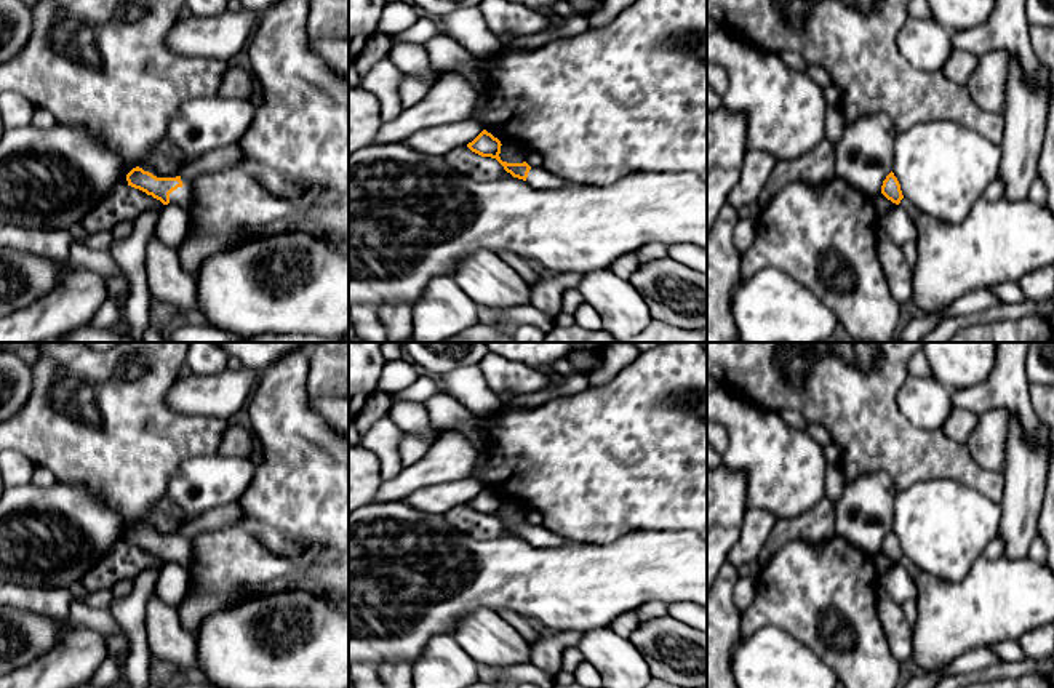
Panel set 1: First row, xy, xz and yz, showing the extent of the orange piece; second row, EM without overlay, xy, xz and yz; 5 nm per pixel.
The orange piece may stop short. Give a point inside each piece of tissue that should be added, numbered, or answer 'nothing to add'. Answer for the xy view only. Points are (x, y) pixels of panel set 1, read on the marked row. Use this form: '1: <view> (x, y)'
1: xy (184, 197)

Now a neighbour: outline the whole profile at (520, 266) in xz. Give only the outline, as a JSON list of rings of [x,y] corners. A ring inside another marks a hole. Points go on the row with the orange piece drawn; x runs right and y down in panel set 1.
[[[510,251],[496,253],[504,262],[507,262],[529,286],[539,282],[539,275],[531,269],[528,261]]]

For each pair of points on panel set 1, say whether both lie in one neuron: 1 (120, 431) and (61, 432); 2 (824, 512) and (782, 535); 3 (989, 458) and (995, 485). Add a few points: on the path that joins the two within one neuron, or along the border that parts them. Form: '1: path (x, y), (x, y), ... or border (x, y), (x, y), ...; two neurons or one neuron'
1: path (106, 437), (75, 432); one neuron
2: path (814, 522), (810, 527), (792, 530); one neuron
3: border (965, 445), (984, 469), (1002, 471); two neurons

